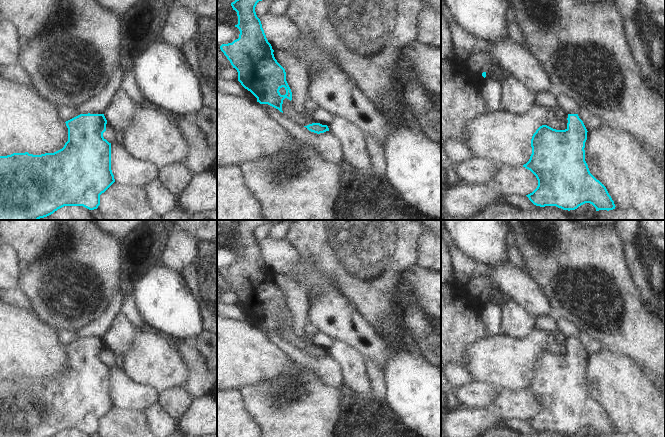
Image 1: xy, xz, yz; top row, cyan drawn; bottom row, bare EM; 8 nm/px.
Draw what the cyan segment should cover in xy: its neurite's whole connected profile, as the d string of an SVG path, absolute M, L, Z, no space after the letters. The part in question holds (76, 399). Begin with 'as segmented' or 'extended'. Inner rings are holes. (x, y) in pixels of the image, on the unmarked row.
as segmented; M80 338L65 346L68 365L54 377L33 379L28 376L0 380L0 437L54 437L64 430L83 430L89 434L100 429L100 419L114 406L111 394L111 367L104 361L104 338Z

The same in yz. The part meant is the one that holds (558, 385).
as segmented; M568 338L565 354L556 354L547 349L540 350L531 363L532 378L523 389L538 404L537 412L526 419L536 430L556 430L563 434L575 434L579 430L590 427L596 435L615 433L614 425L606 411L589 395L585 385L585 366L587 353L578 338Z

